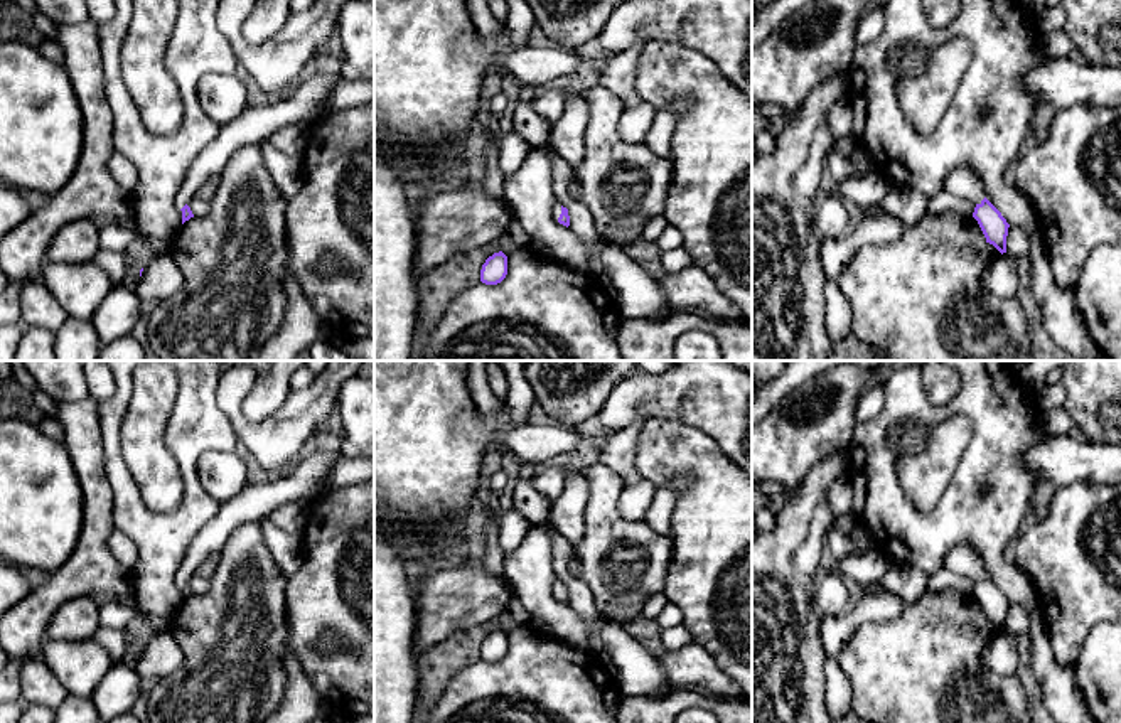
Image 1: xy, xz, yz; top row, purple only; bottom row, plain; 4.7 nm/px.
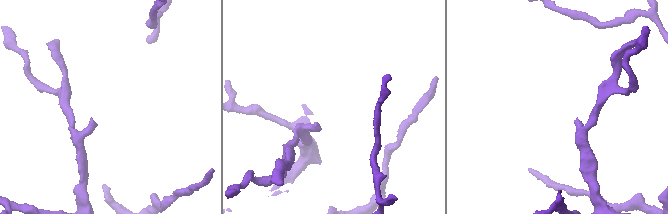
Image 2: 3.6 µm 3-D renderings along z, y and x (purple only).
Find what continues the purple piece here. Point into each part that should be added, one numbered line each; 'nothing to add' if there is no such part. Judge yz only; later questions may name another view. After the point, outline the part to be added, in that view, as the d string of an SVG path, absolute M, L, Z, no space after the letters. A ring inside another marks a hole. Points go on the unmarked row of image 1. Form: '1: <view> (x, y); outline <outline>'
1: yz (963, 560); outline M957 544L944 558L942 568L973 581L981 581L984 576L983 561L971 544Z

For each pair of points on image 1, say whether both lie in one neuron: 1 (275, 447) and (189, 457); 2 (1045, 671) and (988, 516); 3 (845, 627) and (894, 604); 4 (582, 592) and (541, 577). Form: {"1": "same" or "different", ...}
{"1": "different", "2": "different", "3": "same", "4": "different"}

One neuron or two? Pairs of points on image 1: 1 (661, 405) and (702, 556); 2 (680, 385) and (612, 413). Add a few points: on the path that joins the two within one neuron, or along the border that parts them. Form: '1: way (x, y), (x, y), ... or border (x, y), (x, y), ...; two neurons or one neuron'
1: border (643, 422), (651, 418), (683, 420), (702, 430); two neurons
2: way (663, 395), (629, 400); one neuron

